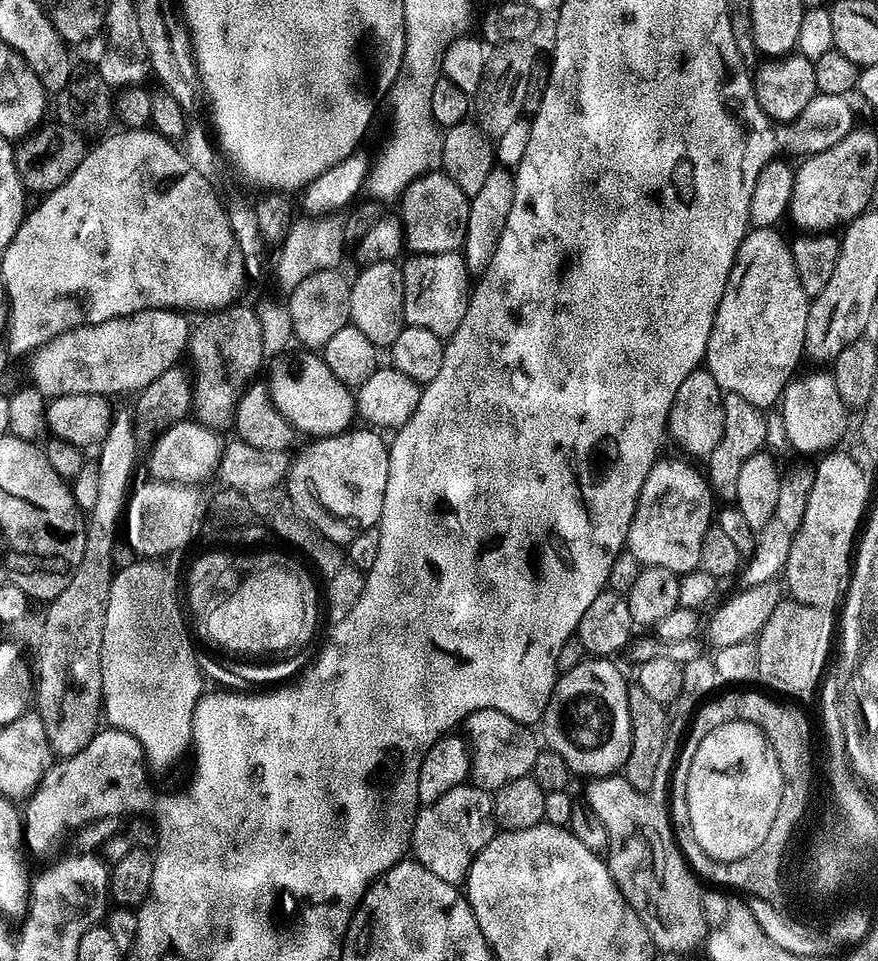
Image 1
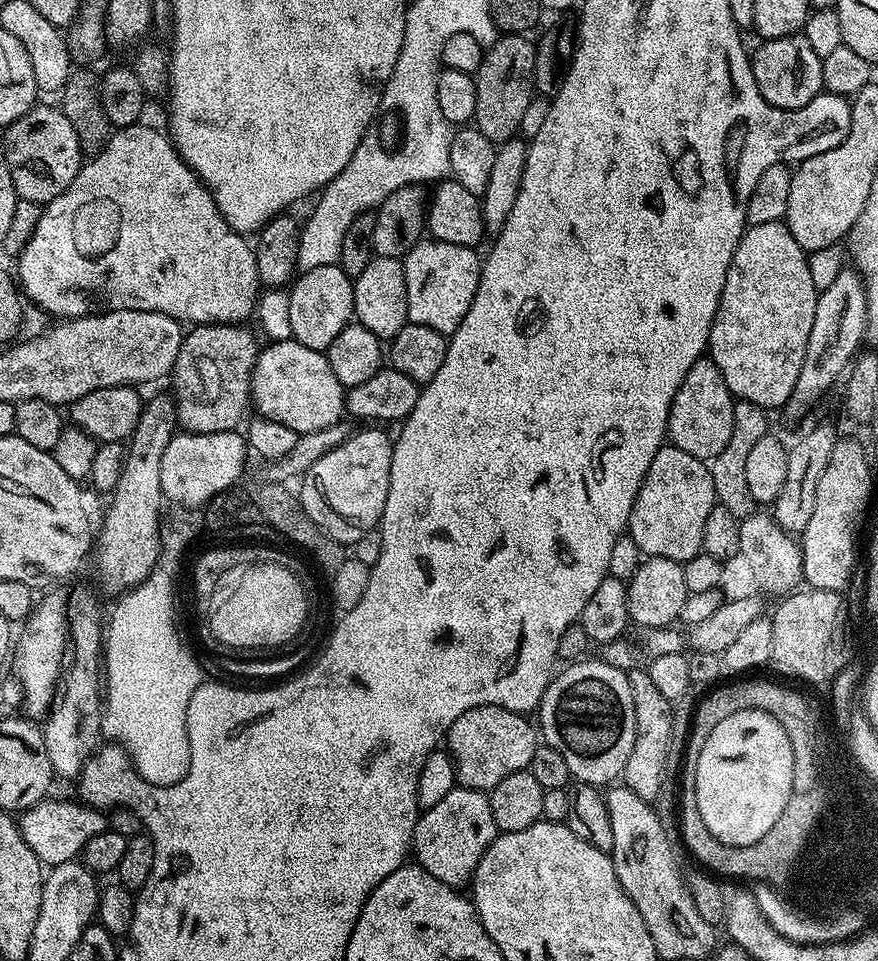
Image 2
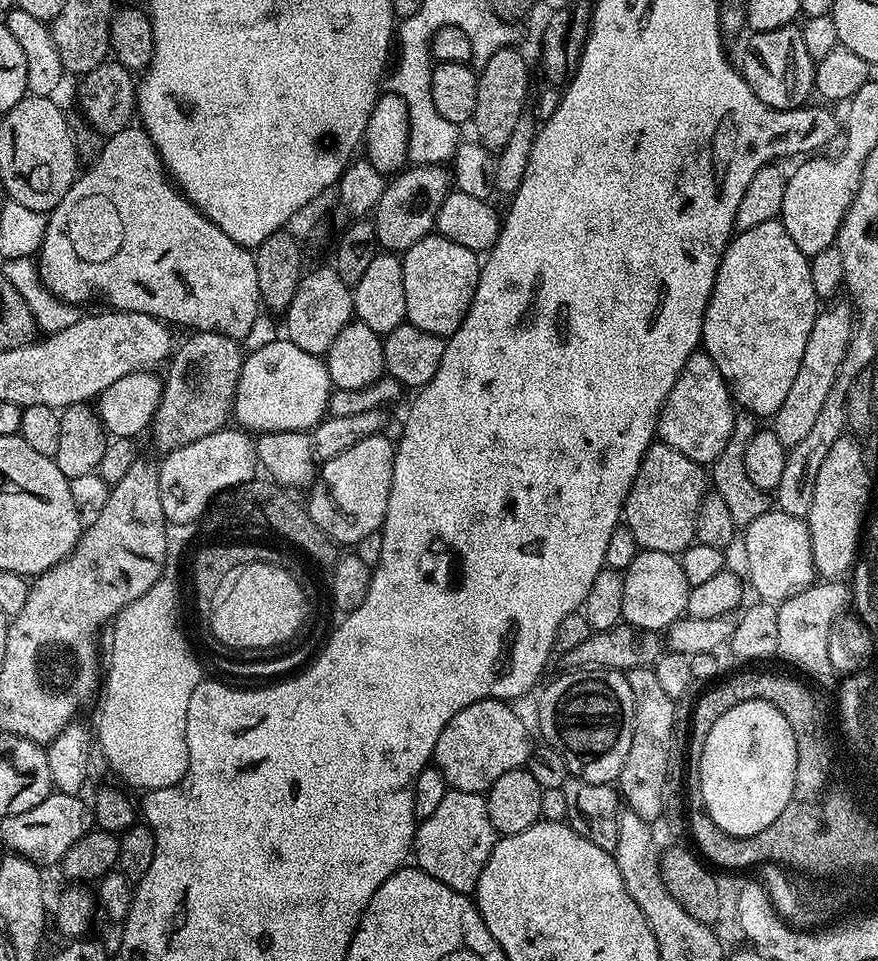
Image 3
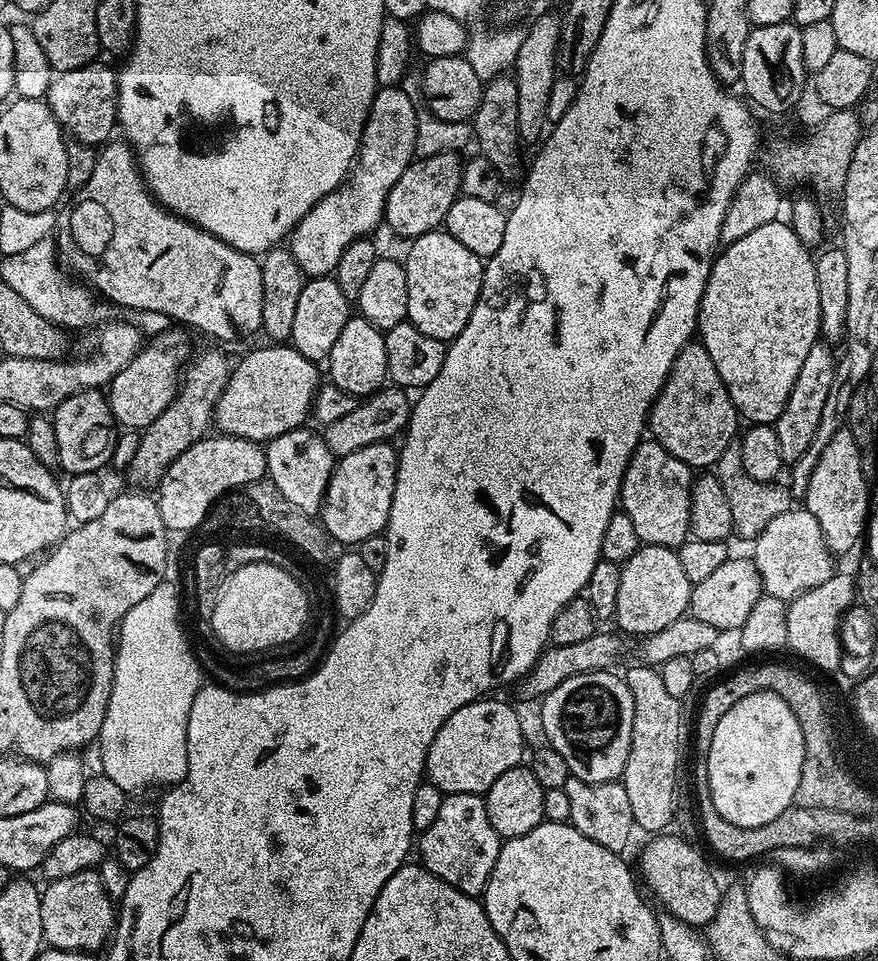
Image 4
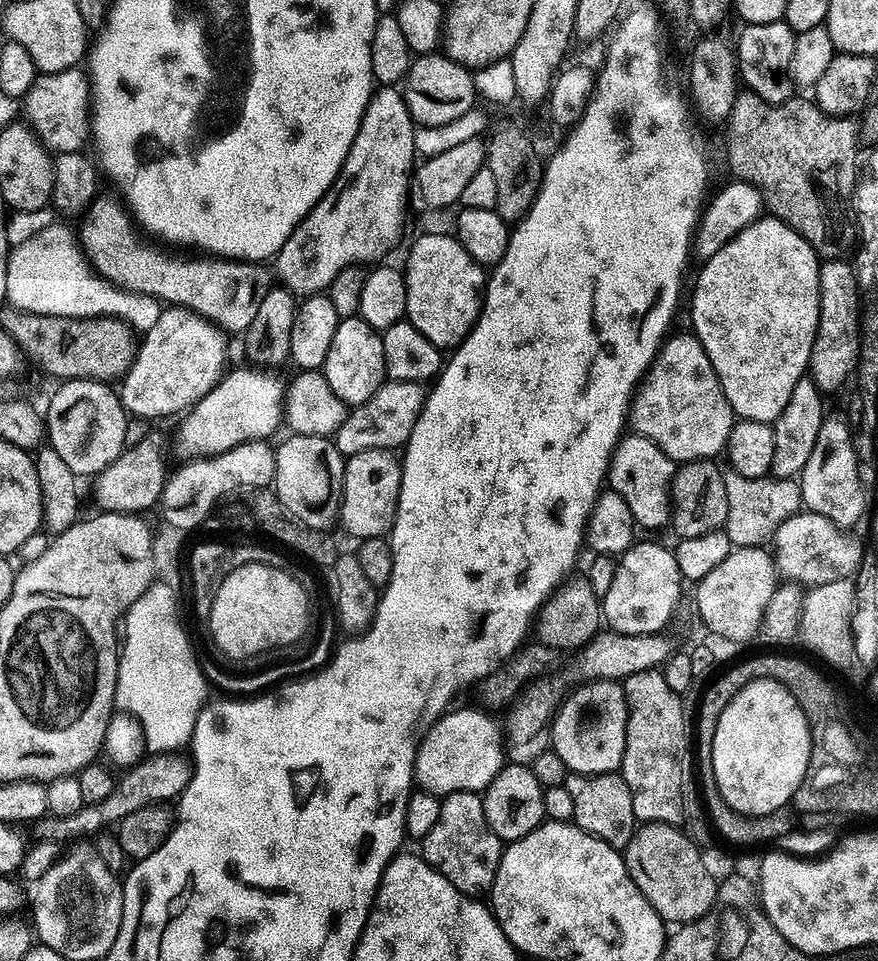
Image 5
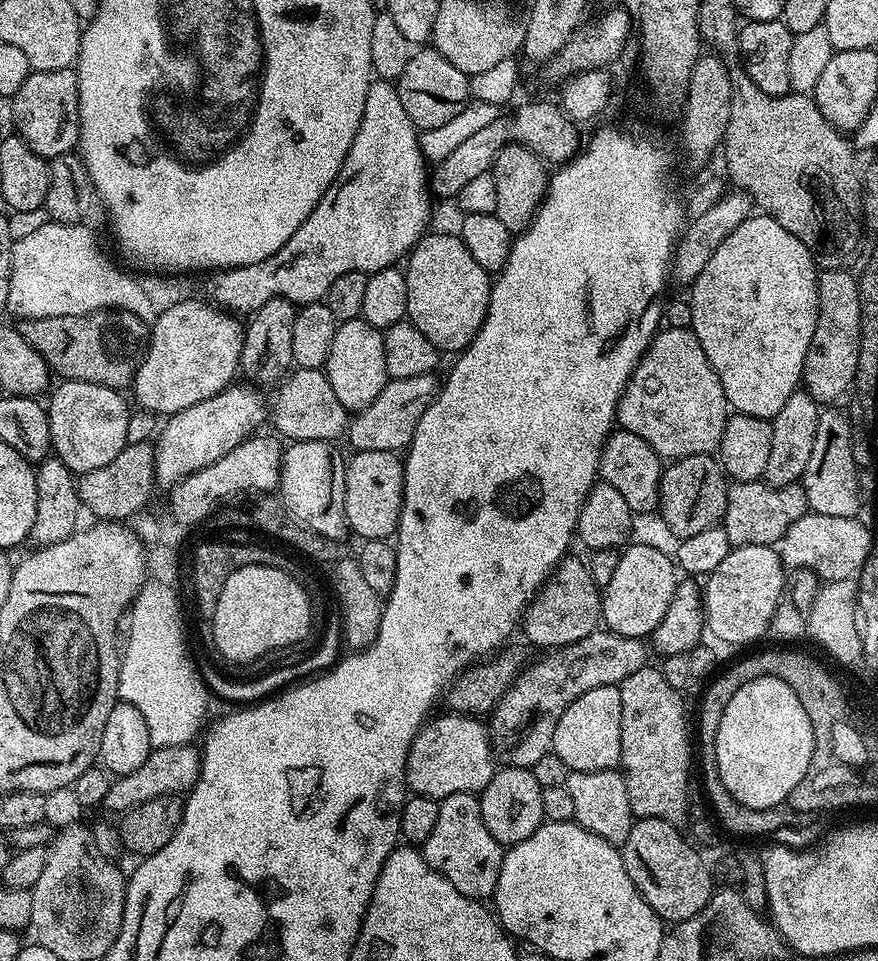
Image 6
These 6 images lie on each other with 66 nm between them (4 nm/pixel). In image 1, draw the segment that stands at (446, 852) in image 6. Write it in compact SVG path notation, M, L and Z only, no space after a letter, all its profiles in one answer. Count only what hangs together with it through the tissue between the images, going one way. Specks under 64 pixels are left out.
M465 782L454 790L442 794L438 802L423 805L417 811L412 827L411 855L430 874L438 874L442 882L463 885L468 879L468 871L478 858L478 854L491 841L498 831L496 818L492 814L493 793Z

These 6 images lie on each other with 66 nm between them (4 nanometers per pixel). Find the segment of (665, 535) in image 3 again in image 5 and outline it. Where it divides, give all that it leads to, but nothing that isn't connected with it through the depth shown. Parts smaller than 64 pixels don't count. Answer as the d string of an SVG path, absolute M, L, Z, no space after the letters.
M628 434L612 452L606 484L611 491L626 498L626 506L630 506L630 514L641 529L660 528L672 519L672 481L677 467L677 461L670 459L659 444L645 436Z

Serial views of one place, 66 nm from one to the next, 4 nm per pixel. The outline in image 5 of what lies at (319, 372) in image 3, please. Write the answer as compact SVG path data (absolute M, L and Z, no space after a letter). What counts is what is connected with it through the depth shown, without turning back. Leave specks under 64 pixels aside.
M264 366L236 368L220 380L204 397L193 404L185 420L180 440L190 453L199 457L214 456L230 447L251 440L268 440L285 419L286 384Z

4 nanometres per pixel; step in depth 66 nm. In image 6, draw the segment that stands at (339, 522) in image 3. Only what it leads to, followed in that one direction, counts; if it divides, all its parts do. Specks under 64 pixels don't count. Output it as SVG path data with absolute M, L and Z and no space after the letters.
M382 450L356 452L344 470L346 494L344 513L348 527L364 540L388 540L400 522L400 507L404 501L404 460L397 453Z

